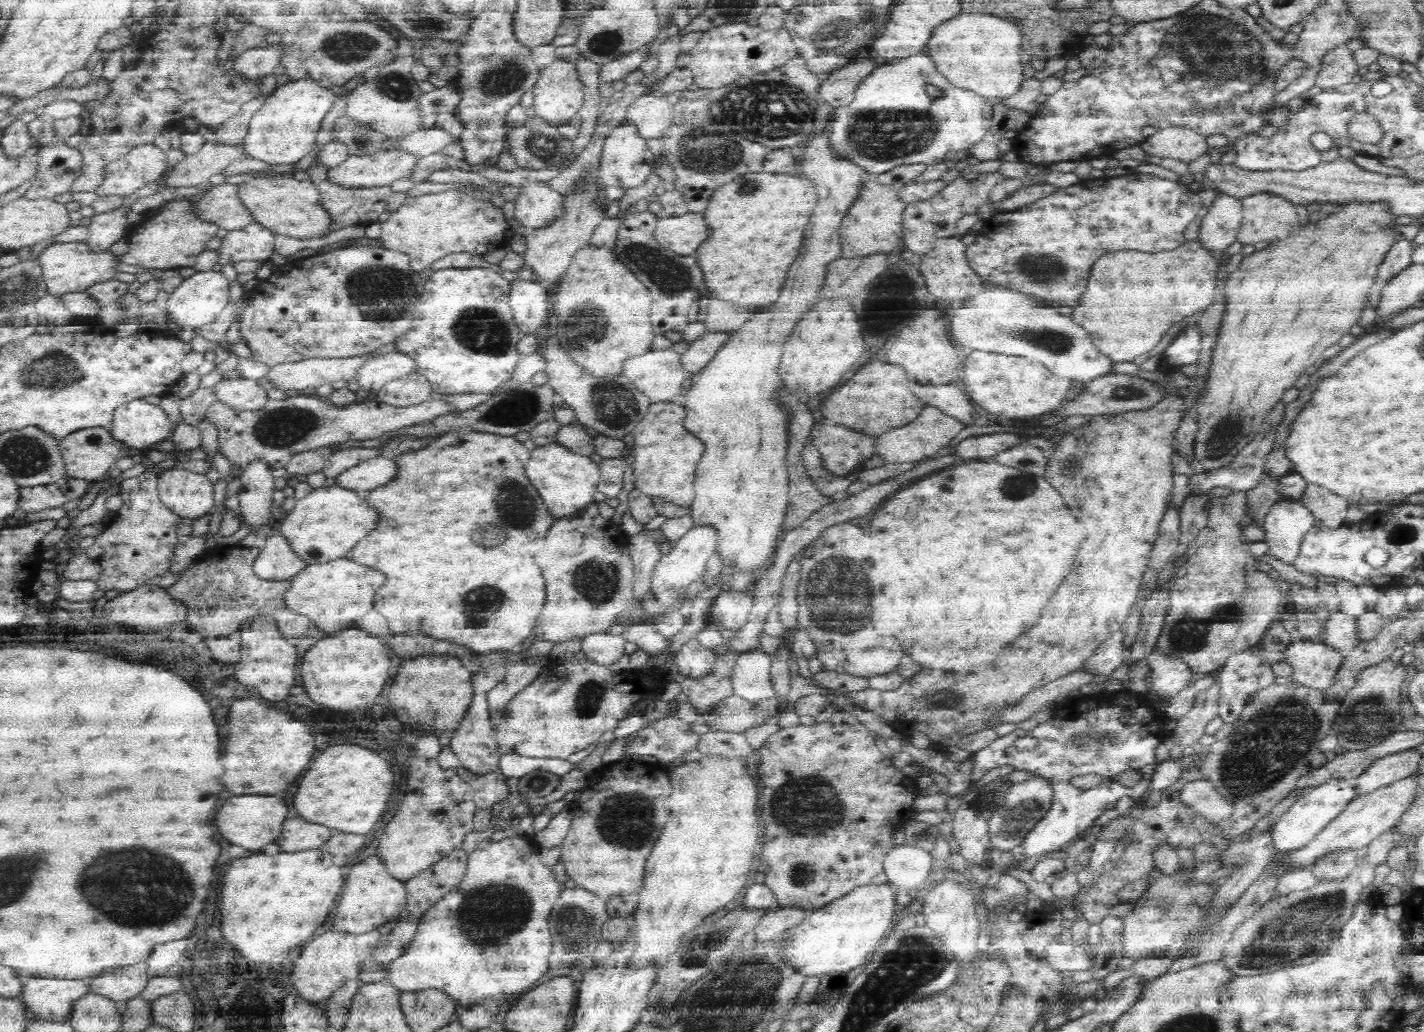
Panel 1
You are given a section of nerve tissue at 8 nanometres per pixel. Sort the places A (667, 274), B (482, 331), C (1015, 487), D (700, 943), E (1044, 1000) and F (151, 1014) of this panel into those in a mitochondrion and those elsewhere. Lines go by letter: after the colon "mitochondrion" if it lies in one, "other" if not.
A: mitochondrion
B: mitochondrion
C: mitochondrion
D: mitochondrion
E: other
F: other

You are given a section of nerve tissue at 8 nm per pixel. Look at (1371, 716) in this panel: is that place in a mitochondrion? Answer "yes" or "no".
yes

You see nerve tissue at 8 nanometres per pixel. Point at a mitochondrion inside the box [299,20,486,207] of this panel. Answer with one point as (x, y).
(350, 47)

